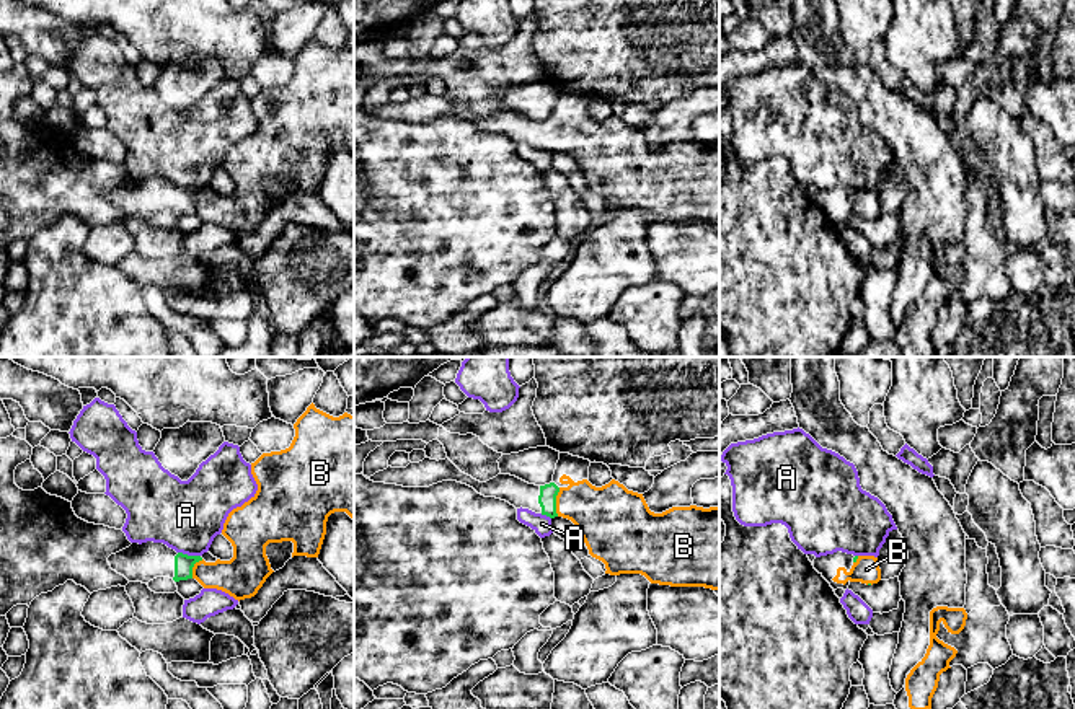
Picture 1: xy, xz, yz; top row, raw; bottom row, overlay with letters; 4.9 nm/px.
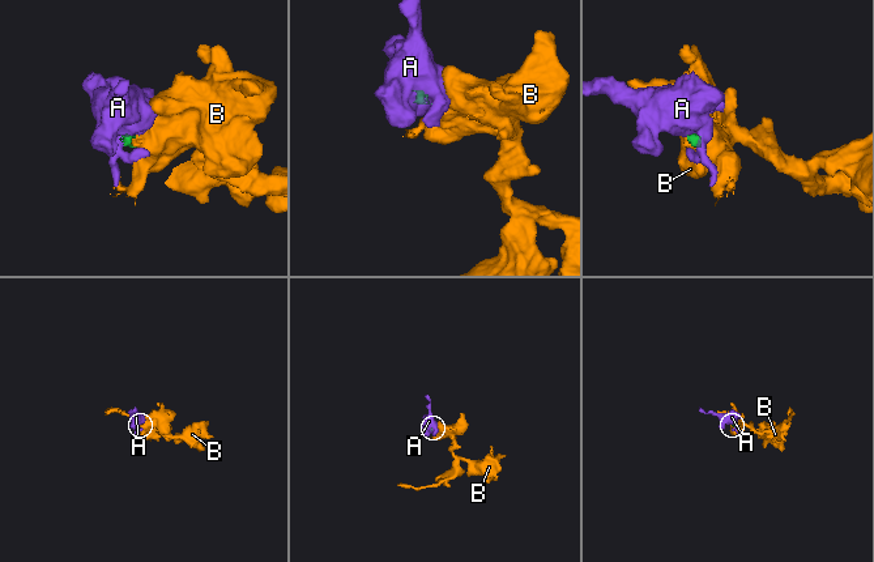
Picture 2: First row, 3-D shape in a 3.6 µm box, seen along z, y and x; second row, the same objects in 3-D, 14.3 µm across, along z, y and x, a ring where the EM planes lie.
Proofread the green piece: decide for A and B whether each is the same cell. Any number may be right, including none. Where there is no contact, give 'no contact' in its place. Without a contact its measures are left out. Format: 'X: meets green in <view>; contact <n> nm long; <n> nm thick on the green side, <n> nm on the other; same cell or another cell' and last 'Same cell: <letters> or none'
A: meets green in xy; contact 110 nm long; 100 nm thick on the green side, 360 nm on the other; another cell
B: meets green in xz; contact 140 nm long; 90 nm thick on the green side, 280 nm on the other; same cell
Same cell: B

